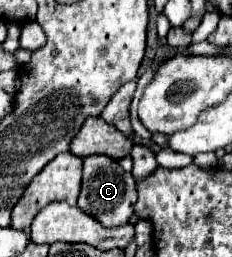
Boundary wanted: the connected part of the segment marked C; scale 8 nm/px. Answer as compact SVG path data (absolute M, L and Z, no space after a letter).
M86 156L84 158L84 176L82 176L82 192L78 198L78 208L86 214L94 216L102 226L116 228L128 224L134 214L136 202L136 182L132 174L124 172L118 160L108 156Z

